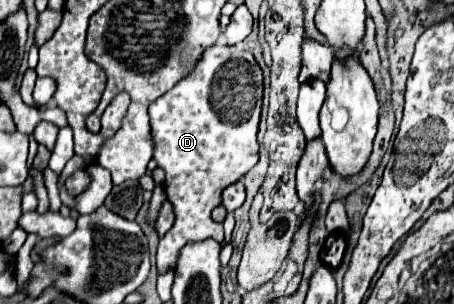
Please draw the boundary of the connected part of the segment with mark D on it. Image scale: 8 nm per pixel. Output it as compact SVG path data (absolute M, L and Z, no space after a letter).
M212 45L202 55L200 65L196 65L192 75L182 79L176 87L166 91L150 105L150 123L156 143L154 159L158 167L166 171L164 191L168 193L168 201L174 207L174 225L160 239L158 245L158 255L156 255L158 275L176 269L178 253L186 243L208 239L210 233L206 233L206 229L222 229L220 223L214 223L210 219L212 209L222 203L222 191L228 185L240 181L258 163L260 145L256 141L256 135L258 135L258 123L262 111L262 91L264 91L262 69L250 51L240 47L228 47L228 45L226 47Z

